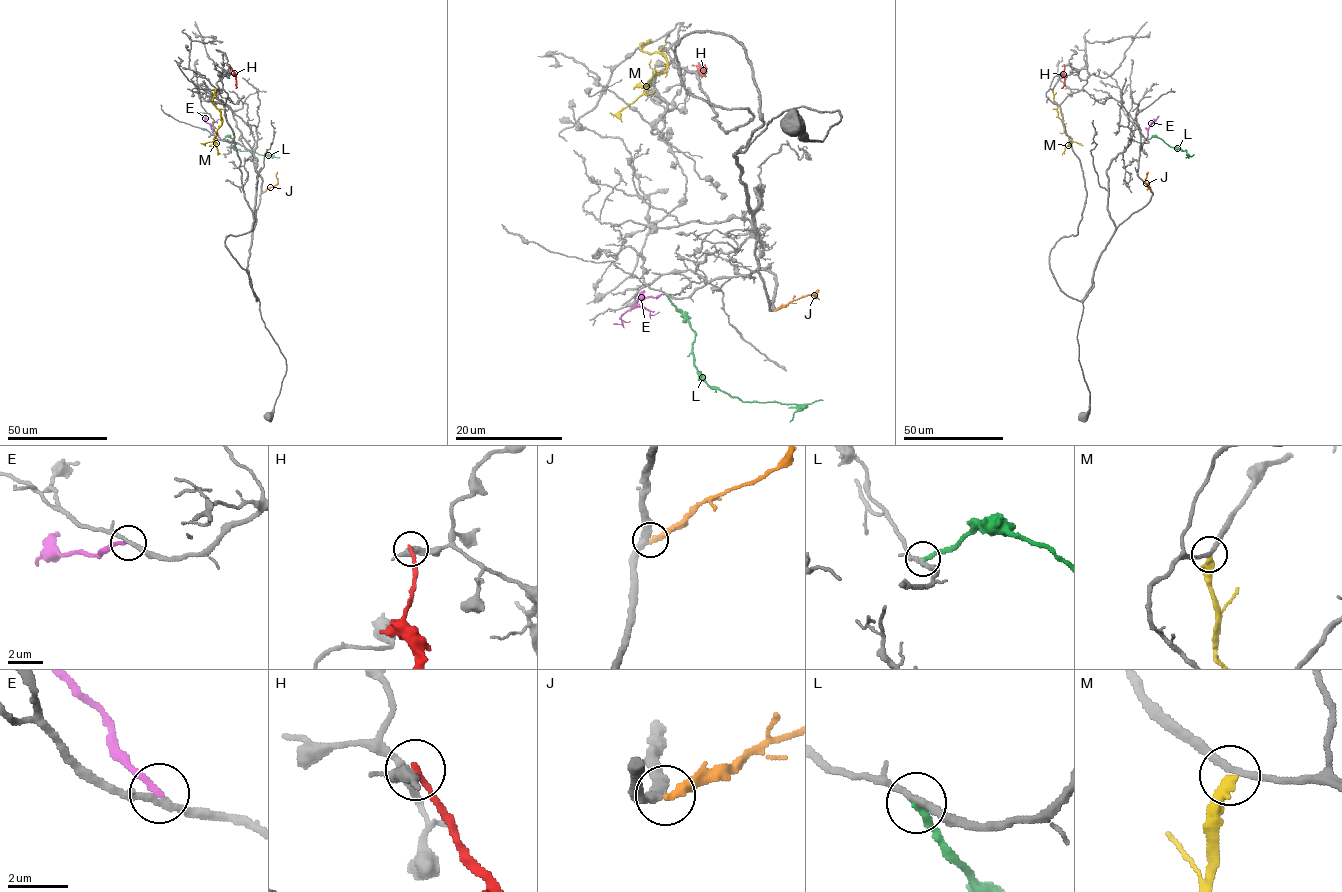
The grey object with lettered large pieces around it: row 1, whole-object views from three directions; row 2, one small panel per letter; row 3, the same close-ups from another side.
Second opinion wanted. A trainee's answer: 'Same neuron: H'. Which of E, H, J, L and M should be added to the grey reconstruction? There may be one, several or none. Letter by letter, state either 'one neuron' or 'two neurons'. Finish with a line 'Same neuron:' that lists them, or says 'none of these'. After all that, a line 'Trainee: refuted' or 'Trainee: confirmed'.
E: one neuron
H: two neurons
J: two neurons
L: two neurons
M: two neurons
Same neuron: E
Trainee: refuted

